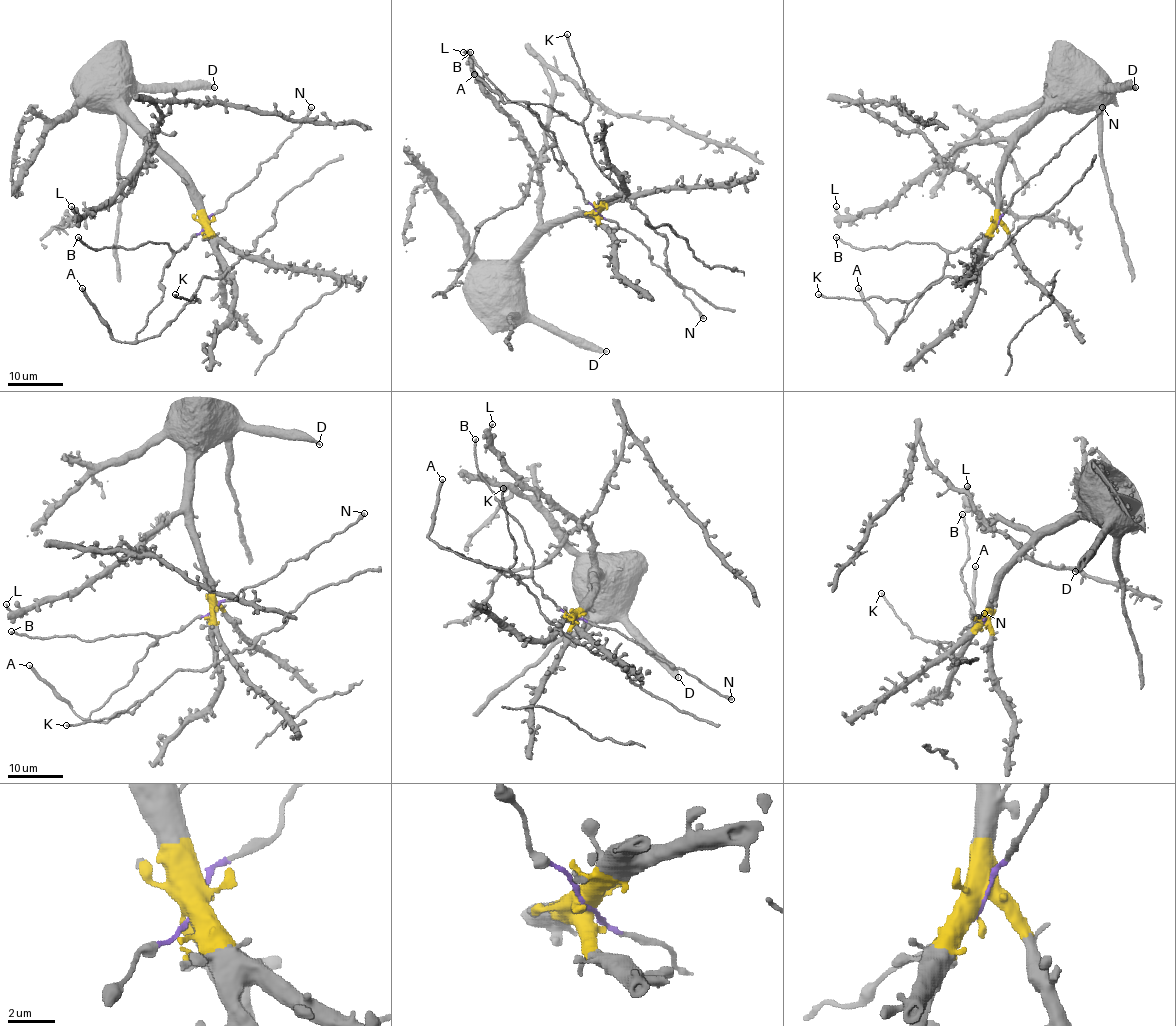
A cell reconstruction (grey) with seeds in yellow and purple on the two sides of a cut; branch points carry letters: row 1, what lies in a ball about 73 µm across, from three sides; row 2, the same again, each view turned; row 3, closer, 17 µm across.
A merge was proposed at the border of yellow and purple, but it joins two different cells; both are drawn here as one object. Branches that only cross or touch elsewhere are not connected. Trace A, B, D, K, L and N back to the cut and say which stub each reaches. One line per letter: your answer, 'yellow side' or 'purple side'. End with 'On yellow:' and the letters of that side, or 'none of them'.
A: purple side
B: purple side
D: yellow side
K: purple side
L: yellow side
N: purple side
On yellow: D, L

